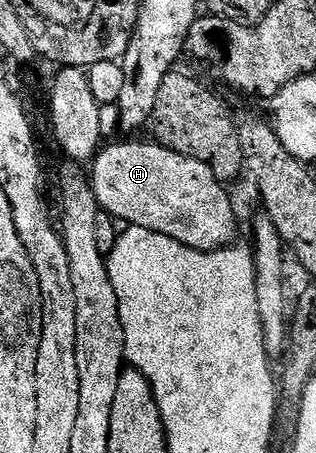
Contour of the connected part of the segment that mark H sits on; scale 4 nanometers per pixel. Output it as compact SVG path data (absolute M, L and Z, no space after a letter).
M149 141L149 143L116 143L113 147L107 147L105 146L90 164L90 170L92 170L90 182L94 189L94 197L98 201L103 214L111 215L113 219L130 227L141 227L142 229L150 229L154 233L162 233L166 237L170 237L195 251L219 251L221 247L227 247L235 240L232 238L236 235L236 211L232 208L232 199L228 196L227 189L224 188L227 186L221 179L214 177L214 173L206 165L202 165L202 161L194 161L190 157L182 157L178 153L160 146L155 141Z

